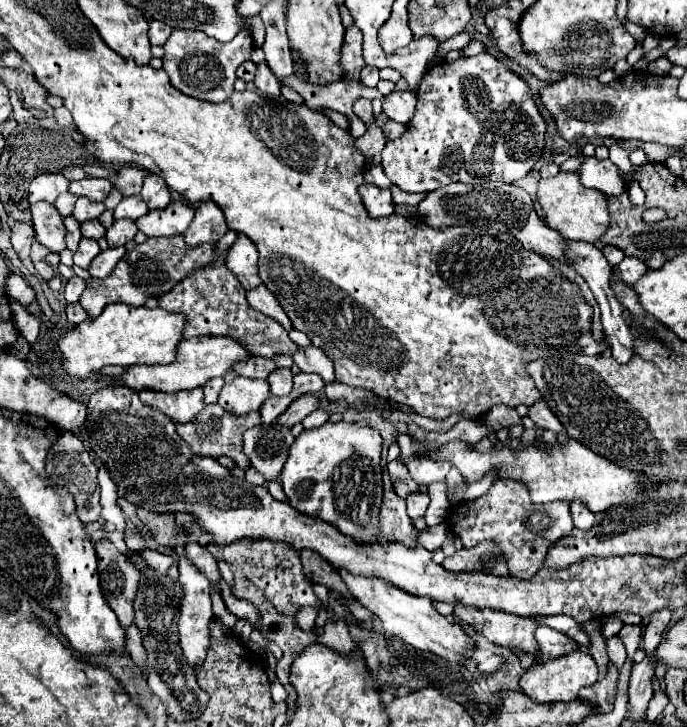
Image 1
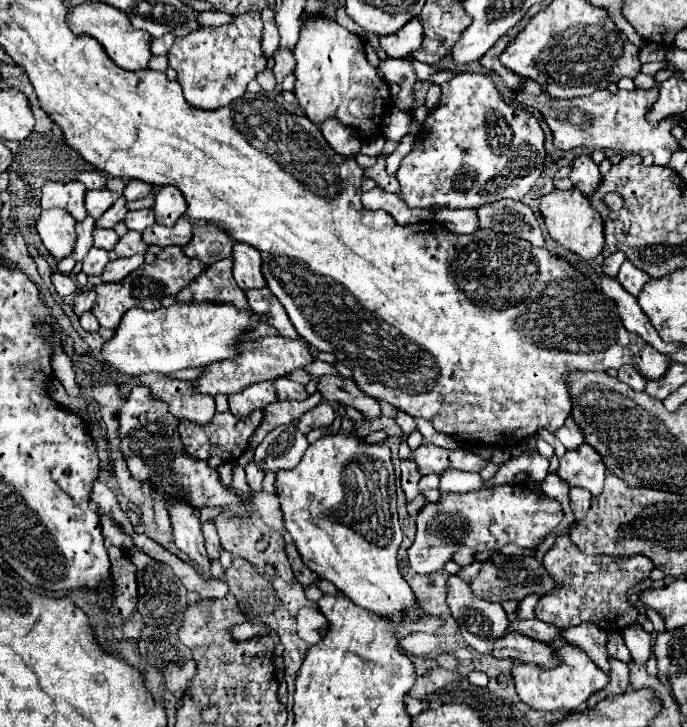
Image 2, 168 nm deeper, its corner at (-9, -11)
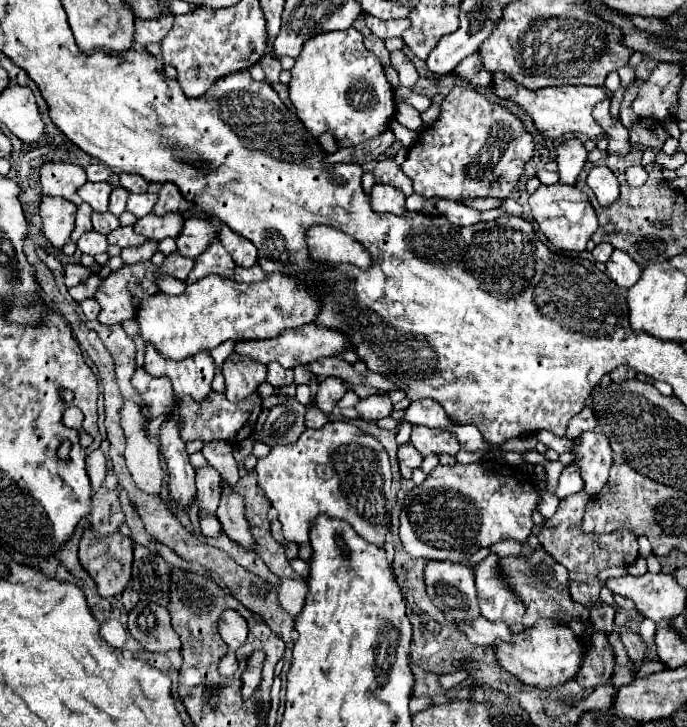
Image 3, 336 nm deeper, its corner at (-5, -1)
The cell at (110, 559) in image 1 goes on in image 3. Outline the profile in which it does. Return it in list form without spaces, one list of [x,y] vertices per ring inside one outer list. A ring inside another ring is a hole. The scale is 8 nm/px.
[[[84,532],[80,540],[78,556],[82,568],[94,578],[98,594],[102,598],[118,598],[126,590],[130,582],[130,568],[132,568],[132,540],[128,536],[114,532],[106,538],[96,538],[92,532]]]

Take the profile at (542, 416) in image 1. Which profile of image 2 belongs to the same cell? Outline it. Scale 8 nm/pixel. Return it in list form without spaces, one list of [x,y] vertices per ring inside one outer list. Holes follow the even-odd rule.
[[[574,418],[566,420],[566,424],[560,428],[560,432],[556,432],[556,438],[566,446],[566,450],[576,450],[576,448],[580,448],[580,444],[586,442],[584,432],[578,428]]]

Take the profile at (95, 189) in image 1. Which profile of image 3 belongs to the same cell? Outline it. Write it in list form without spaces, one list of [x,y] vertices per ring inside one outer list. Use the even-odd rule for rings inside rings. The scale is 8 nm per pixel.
[[[86,182],[78,194],[80,198],[94,208],[94,212],[106,212],[108,210],[108,196],[112,192],[112,186],[108,182]]]

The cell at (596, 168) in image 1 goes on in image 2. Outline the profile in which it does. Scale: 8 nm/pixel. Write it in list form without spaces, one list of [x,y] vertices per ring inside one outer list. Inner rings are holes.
[[[582,154],[574,158],[572,162],[572,172],[570,172],[570,182],[576,190],[580,190],[584,196],[590,196],[592,190],[596,190],[596,184],[600,184],[602,174],[598,172],[598,166],[588,154]]]

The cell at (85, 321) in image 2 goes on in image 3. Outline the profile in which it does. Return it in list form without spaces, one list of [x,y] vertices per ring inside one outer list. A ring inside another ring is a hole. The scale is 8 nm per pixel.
[[[94,298],[80,302],[80,308],[82,308],[82,312],[84,312],[84,316],[86,316],[88,320],[96,320],[96,318],[98,318],[98,312],[100,312],[100,304],[98,304]]]

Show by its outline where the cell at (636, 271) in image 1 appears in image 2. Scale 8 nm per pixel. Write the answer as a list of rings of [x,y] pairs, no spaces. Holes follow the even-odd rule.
[[[626,260],[622,266],[620,266],[620,272],[616,276],[616,280],[632,294],[632,296],[638,296],[642,286],[650,280],[650,276],[646,272],[640,272],[634,264],[630,264],[630,260]]]

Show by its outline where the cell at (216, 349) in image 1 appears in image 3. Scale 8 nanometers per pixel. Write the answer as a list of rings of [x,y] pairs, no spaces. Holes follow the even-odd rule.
[[[306,324],[300,326],[296,330],[286,330],[280,338],[272,338],[272,340],[258,340],[258,342],[236,342],[234,346],[234,354],[238,356],[248,356],[260,364],[270,364],[270,362],[278,362],[284,368],[296,368],[296,366],[306,366],[308,362],[314,362],[318,358],[326,358],[326,356],[334,356],[340,350],[348,348],[350,342],[344,334],[336,332],[336,330],[328,330],[328,328],[318,328],[314,324]]]

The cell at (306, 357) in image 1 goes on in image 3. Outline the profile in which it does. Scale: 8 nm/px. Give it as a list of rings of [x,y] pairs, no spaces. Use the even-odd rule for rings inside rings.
[[[382,392],[382,394],[372,394],[368,398],[360,398],[354,408],[360,412],[362,420],[378,420],[378,418],[390,416],[394,410],[394,404],[388,398],[388,394]]]

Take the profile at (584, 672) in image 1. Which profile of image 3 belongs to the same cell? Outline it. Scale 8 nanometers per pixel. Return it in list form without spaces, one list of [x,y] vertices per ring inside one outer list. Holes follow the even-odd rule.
[[[538,620],[532,628],[514,634],[510,642],[498,640],[496,656],[498,664],[516,676],[522,684],[540,690],[554,690],[562,688],[580,672],[580,662],[584,660],[584,642],[560,620]]]

